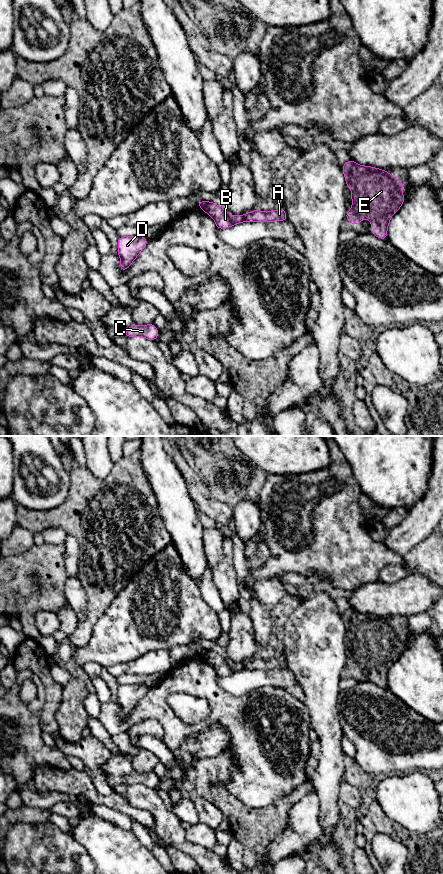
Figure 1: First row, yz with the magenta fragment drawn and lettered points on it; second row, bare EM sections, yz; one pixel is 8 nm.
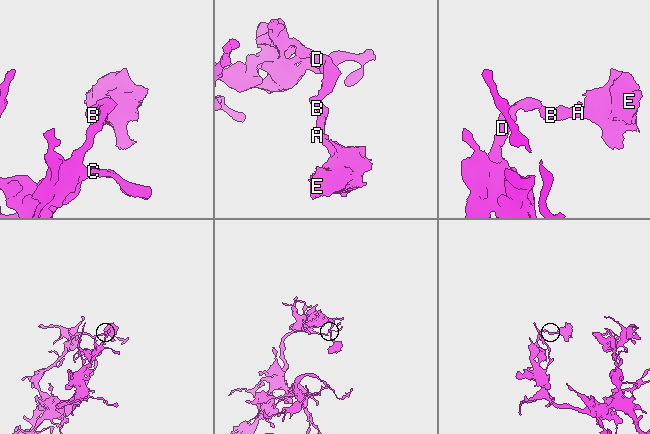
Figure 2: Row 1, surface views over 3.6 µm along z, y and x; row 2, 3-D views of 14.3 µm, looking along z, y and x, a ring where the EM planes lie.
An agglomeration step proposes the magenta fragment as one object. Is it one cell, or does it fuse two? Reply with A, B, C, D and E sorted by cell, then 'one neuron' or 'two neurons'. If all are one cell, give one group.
groups A B E / C D; two neurons

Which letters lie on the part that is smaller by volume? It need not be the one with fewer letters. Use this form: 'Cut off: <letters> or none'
Cut off: A, B, E

